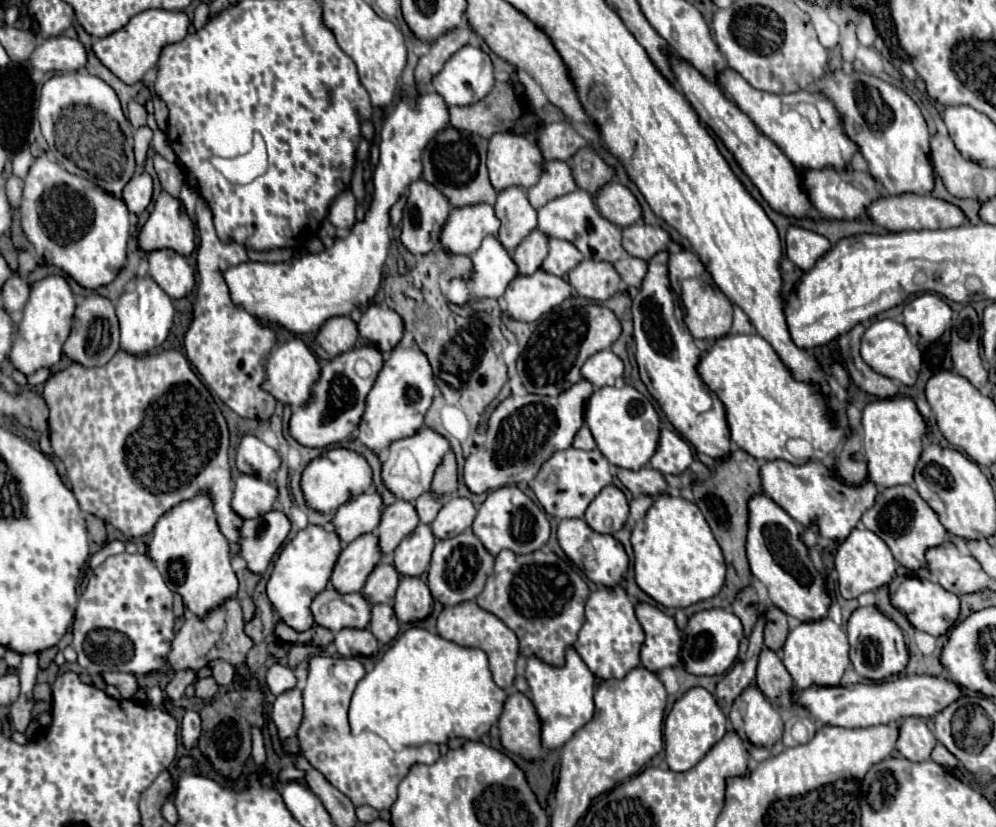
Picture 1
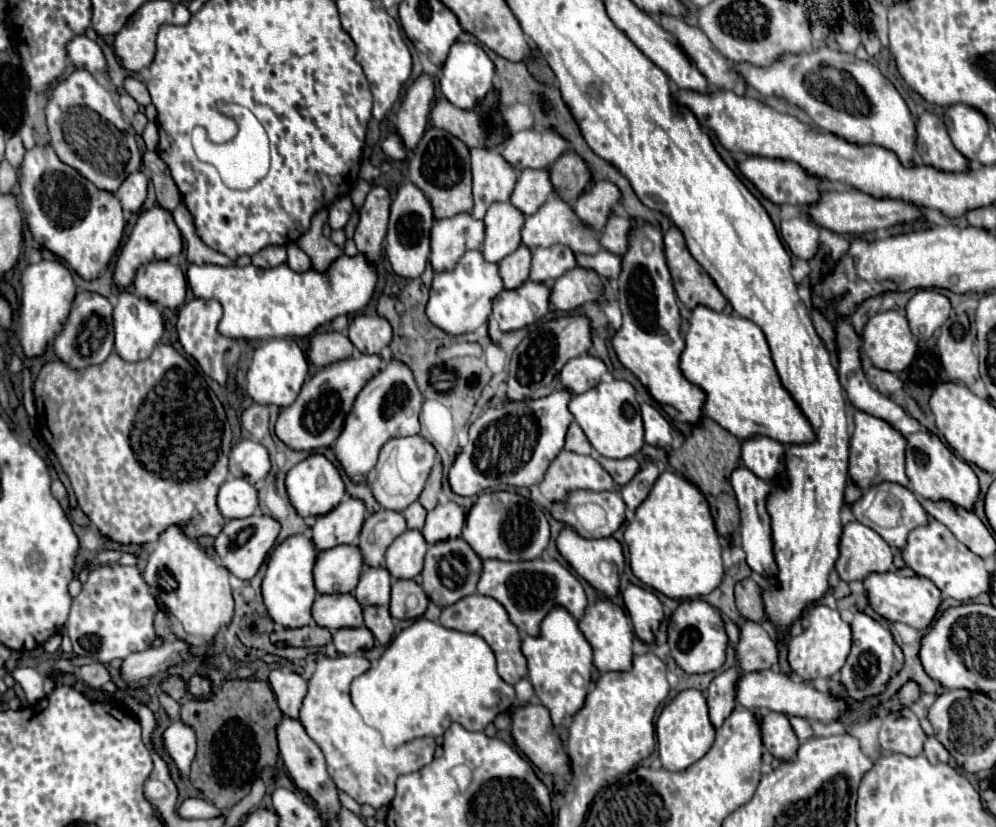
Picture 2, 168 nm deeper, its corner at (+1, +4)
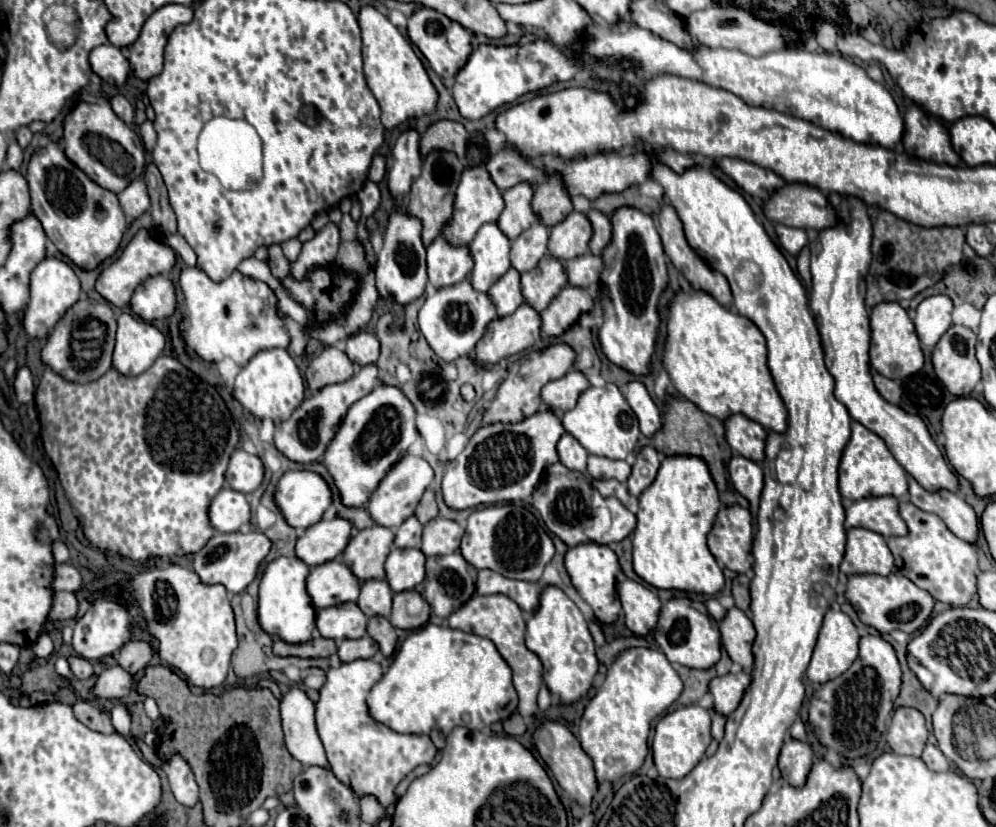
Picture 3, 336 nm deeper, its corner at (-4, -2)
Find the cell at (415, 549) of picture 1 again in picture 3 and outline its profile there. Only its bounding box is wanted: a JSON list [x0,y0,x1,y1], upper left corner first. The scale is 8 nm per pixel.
[386,547,426,591]

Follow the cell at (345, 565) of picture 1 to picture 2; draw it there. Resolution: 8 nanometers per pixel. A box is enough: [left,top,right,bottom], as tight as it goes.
[313,545,363,593]

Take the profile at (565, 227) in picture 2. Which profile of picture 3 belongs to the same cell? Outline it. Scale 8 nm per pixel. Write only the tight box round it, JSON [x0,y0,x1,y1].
[510,223,550,273]

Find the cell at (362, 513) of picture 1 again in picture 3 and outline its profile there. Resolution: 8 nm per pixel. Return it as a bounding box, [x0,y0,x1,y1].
[296,519,352,567]

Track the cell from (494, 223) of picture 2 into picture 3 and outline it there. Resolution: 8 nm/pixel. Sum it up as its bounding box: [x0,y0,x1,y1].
[470,223,510,291]

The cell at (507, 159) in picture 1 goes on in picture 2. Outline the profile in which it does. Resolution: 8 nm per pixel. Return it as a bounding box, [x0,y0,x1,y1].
[469,147,517,219]

